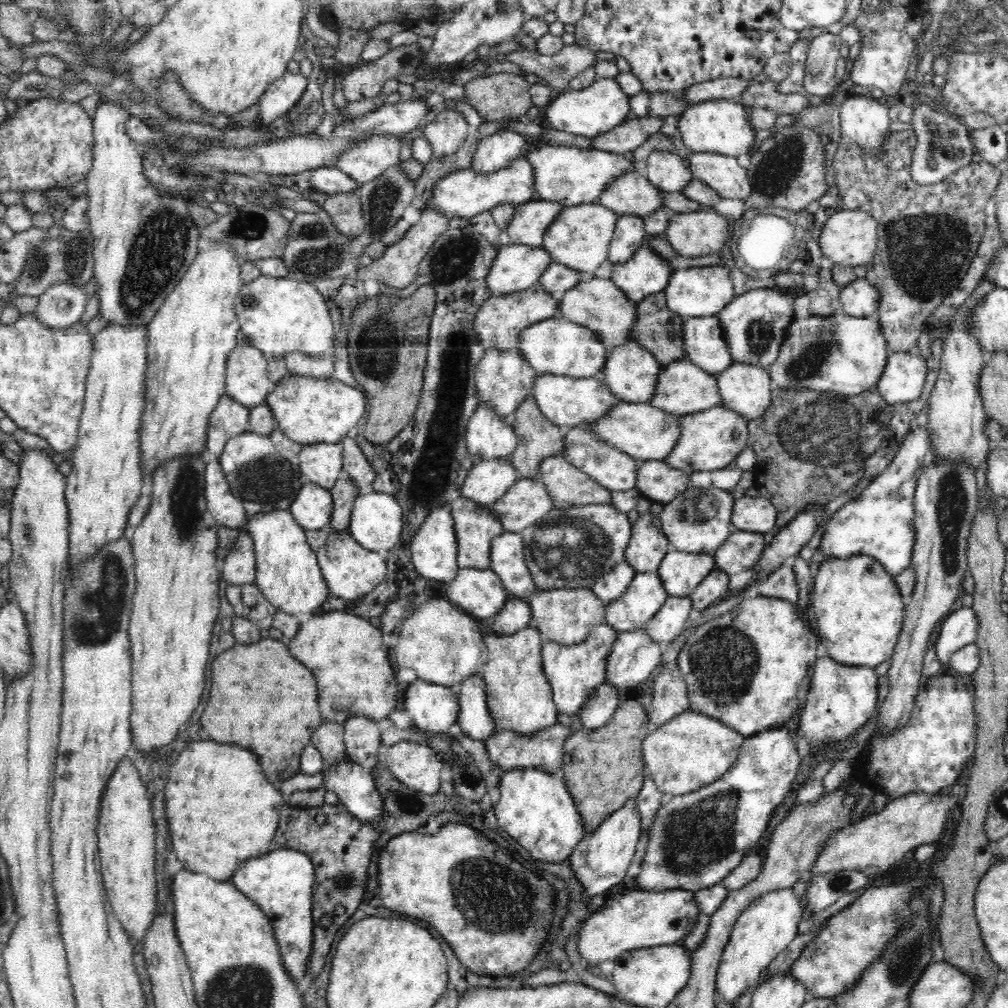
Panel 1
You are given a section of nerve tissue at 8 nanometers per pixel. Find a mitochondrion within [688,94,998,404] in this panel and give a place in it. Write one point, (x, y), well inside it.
(926, 253)

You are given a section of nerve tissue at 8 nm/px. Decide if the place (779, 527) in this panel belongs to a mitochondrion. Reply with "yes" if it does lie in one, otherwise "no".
no

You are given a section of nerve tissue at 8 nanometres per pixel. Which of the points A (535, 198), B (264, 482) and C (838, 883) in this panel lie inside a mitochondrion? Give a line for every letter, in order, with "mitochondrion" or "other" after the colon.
A: other
B: mitochondrion
C: mitochondrion

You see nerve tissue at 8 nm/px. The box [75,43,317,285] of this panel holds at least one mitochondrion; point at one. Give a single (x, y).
(250, 226)

